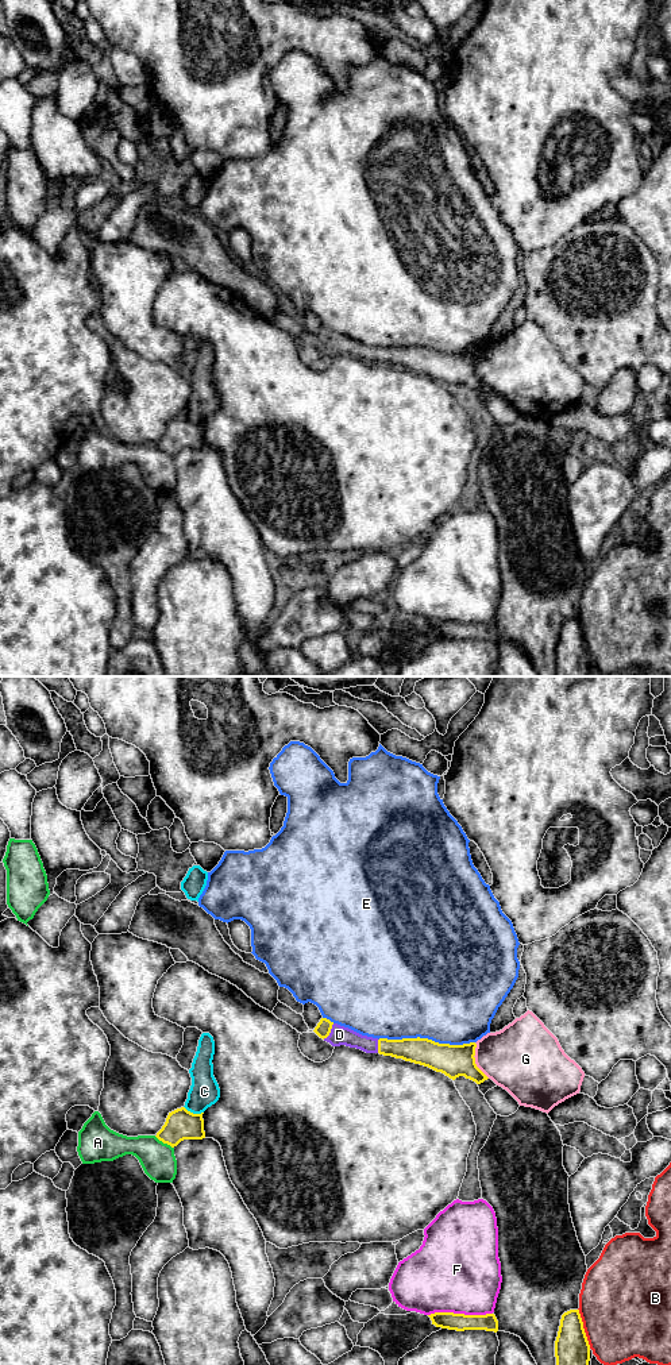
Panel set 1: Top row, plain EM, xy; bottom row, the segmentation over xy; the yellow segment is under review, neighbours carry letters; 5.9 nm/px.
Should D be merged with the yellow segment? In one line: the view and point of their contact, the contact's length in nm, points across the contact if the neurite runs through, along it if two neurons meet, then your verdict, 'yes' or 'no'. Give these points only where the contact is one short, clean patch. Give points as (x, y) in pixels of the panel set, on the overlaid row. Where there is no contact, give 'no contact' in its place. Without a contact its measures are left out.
contact xy (330, 1032); length 120 nm; way xy (323, 1029), (330, 1032), (339, 1034); yes

